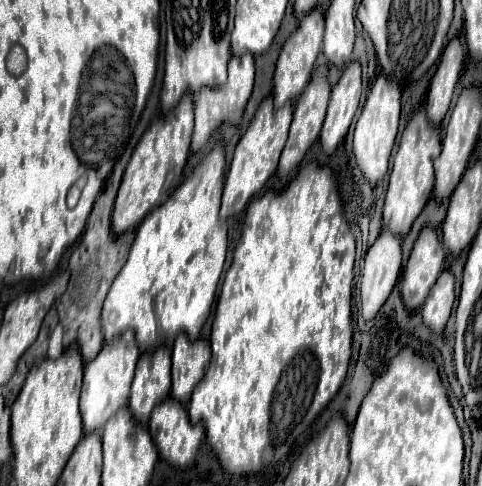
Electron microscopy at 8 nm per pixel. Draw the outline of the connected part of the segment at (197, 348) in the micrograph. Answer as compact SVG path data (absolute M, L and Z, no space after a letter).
M178 337L172 349L172 397L184 405L190 403L190 395L198 381L204 377L210 363L210 343L204 339L190 341Z

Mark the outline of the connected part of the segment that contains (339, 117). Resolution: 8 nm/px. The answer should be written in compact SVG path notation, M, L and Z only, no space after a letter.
M354 61L344 69L344 75L336 83L330 95L328 115L320 133L320 145L326 155L332 155L344 141L352 117L360 105L362 95L362 71L360 63Z

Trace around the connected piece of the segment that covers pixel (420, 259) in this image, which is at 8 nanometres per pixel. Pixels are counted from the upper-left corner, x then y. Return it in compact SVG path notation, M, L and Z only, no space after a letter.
M424 227L402 275L402 301L406 309L416 311L424 305L432 285L442 273L444 257L446 249L438 241L436 231L432 227Z

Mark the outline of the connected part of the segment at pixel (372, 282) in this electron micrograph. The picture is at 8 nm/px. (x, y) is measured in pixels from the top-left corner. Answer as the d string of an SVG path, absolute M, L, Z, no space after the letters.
M380 233L376 243L368 249L364 271L362 271L362 317L370 321L384 301L388 299L390 291L394 289L400 273L400 243L394 233Z

